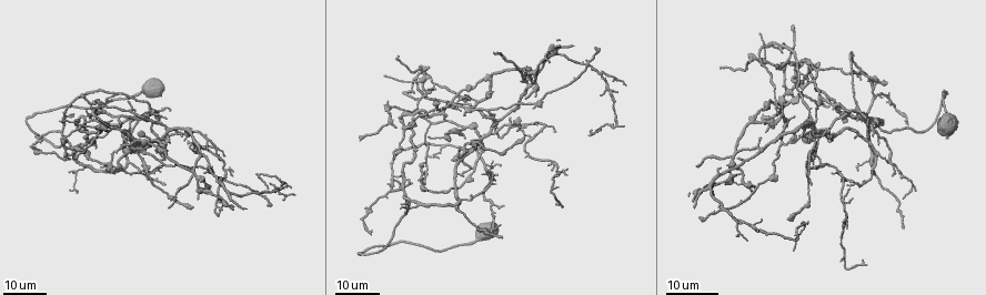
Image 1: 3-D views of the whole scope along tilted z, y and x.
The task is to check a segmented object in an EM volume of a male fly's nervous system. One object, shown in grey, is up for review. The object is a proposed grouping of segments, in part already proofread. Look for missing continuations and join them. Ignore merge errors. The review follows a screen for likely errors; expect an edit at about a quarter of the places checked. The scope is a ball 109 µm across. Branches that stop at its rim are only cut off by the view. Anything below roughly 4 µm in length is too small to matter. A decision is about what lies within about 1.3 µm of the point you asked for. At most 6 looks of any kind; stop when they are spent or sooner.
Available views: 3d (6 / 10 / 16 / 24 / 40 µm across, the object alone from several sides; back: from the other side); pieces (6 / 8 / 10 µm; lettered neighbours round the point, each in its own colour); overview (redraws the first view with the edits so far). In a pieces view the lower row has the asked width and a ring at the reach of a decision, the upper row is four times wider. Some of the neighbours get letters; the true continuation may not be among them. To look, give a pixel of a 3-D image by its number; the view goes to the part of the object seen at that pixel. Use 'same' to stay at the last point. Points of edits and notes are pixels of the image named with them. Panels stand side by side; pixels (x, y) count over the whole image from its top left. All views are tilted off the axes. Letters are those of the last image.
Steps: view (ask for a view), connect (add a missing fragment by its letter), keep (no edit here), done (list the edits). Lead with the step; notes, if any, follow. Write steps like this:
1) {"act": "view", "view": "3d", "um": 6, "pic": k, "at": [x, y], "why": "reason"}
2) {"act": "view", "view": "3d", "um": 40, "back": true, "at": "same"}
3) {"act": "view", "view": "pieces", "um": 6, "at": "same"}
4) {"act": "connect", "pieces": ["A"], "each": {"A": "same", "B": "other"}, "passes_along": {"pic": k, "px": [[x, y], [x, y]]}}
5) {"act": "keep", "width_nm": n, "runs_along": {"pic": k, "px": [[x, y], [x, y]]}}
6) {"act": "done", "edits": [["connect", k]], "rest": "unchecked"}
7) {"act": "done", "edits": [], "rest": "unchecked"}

{"act": "view", "view": "3d", "um": 24, "pic": 1, "at": [93, 145], "why": "branch stops here"}

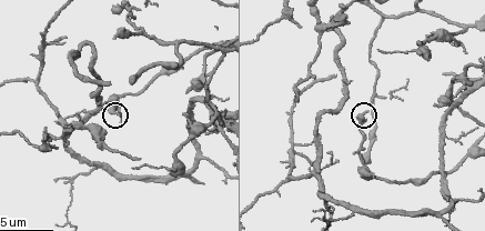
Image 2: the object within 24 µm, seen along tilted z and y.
{"act": "view", "view": "pieces", "um": 10, "pic": 2, "at": [119, 116]}

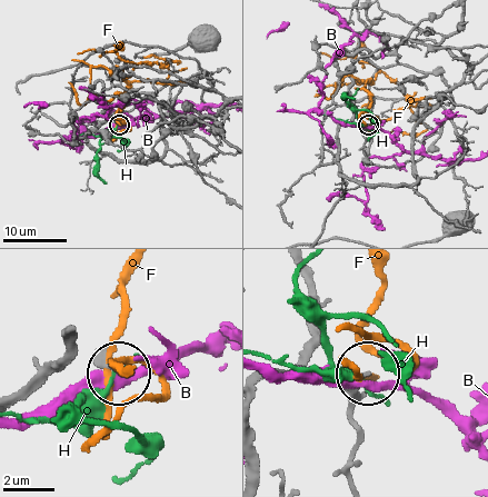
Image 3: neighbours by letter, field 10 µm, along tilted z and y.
{"act": "keep", "each": {"B": "other", "F": "other", "H": "other"}, "found": "none of them fits"}

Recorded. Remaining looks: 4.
{"act": "view", "view": "3d", "um": 16, "pic": 1, "at": [181, 136], "why": "branch stops here"}

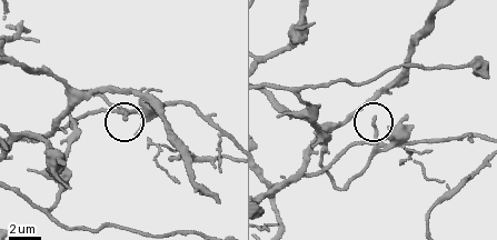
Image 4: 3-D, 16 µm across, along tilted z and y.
{"act": "view", "view": "pieces", "um": 6, "pic": 4, "at": [374, 118], "why": "see the neighbours"}

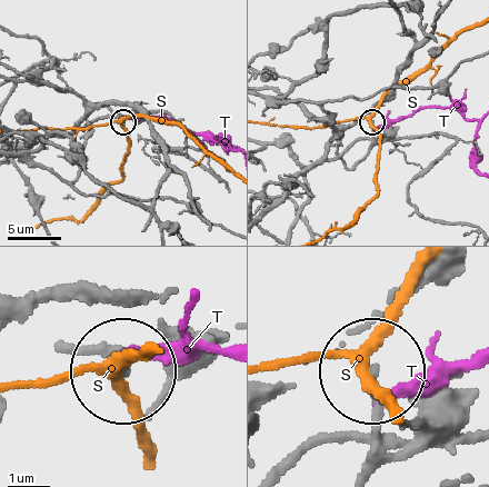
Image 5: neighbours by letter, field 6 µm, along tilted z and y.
{"act": "keep", "each": {"S": "other", "T": "other"}, "runs_along": {"pic": 5, "px": [[267, 212], [297, 177], [370, 137], [372, 122]]}, "found": "none of them fits"}

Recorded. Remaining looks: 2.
{"act": "view", "view": "3d", "um": 16, "pic": 1, "at": [767, 130], "why": "thin end"}

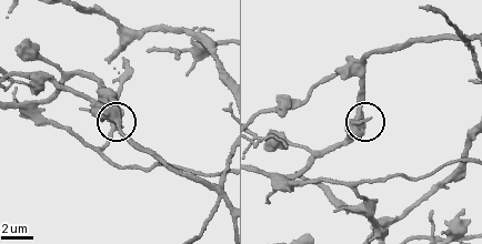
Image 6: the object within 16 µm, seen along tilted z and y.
{"act": "view", "view": "pieces", "um": 6, "pic": 6, "at": [370, 115]}

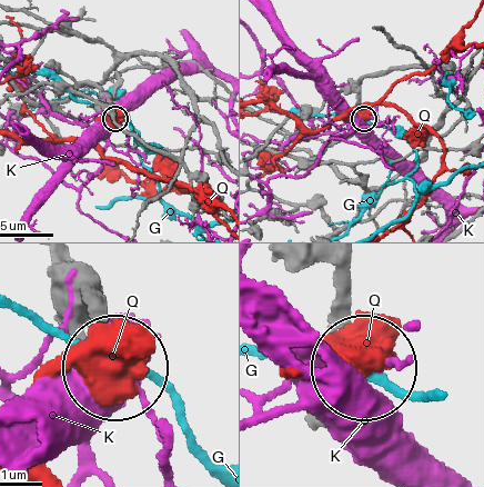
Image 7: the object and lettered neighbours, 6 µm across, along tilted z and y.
{"act": "keep", "each": {"G": "other", "K": "other", "Q": "other"}, "found": "none of them fits"}

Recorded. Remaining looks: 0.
{"act": "done", "edits": [], "rest": "unchecked"}

